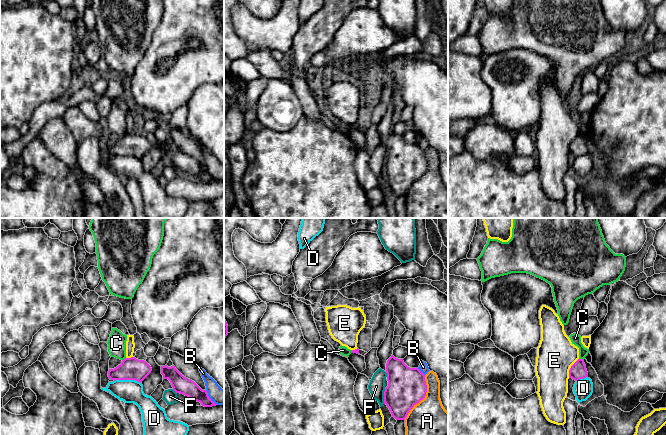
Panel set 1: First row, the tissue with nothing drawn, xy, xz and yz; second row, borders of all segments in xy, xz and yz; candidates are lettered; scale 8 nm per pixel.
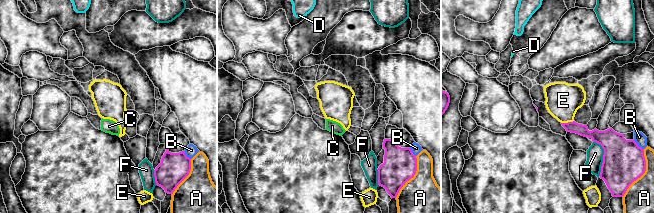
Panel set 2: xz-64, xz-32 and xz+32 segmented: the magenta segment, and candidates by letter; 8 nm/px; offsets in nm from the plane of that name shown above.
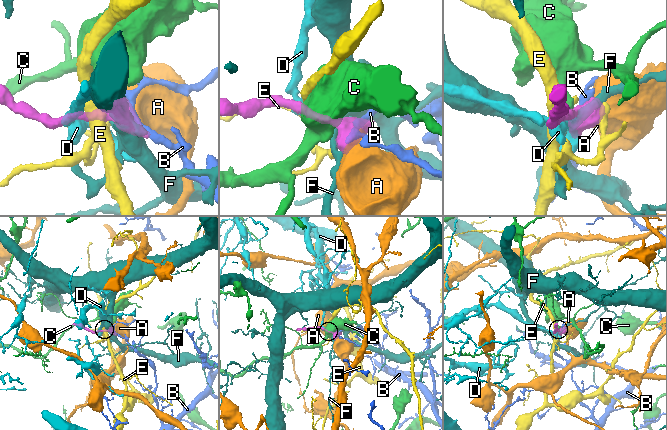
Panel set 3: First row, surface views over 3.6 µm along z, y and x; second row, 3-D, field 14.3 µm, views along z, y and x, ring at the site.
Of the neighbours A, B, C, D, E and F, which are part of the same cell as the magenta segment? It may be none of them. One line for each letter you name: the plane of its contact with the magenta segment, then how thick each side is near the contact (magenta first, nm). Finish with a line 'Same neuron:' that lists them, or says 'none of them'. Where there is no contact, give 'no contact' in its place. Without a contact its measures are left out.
Same neuron: none of them

